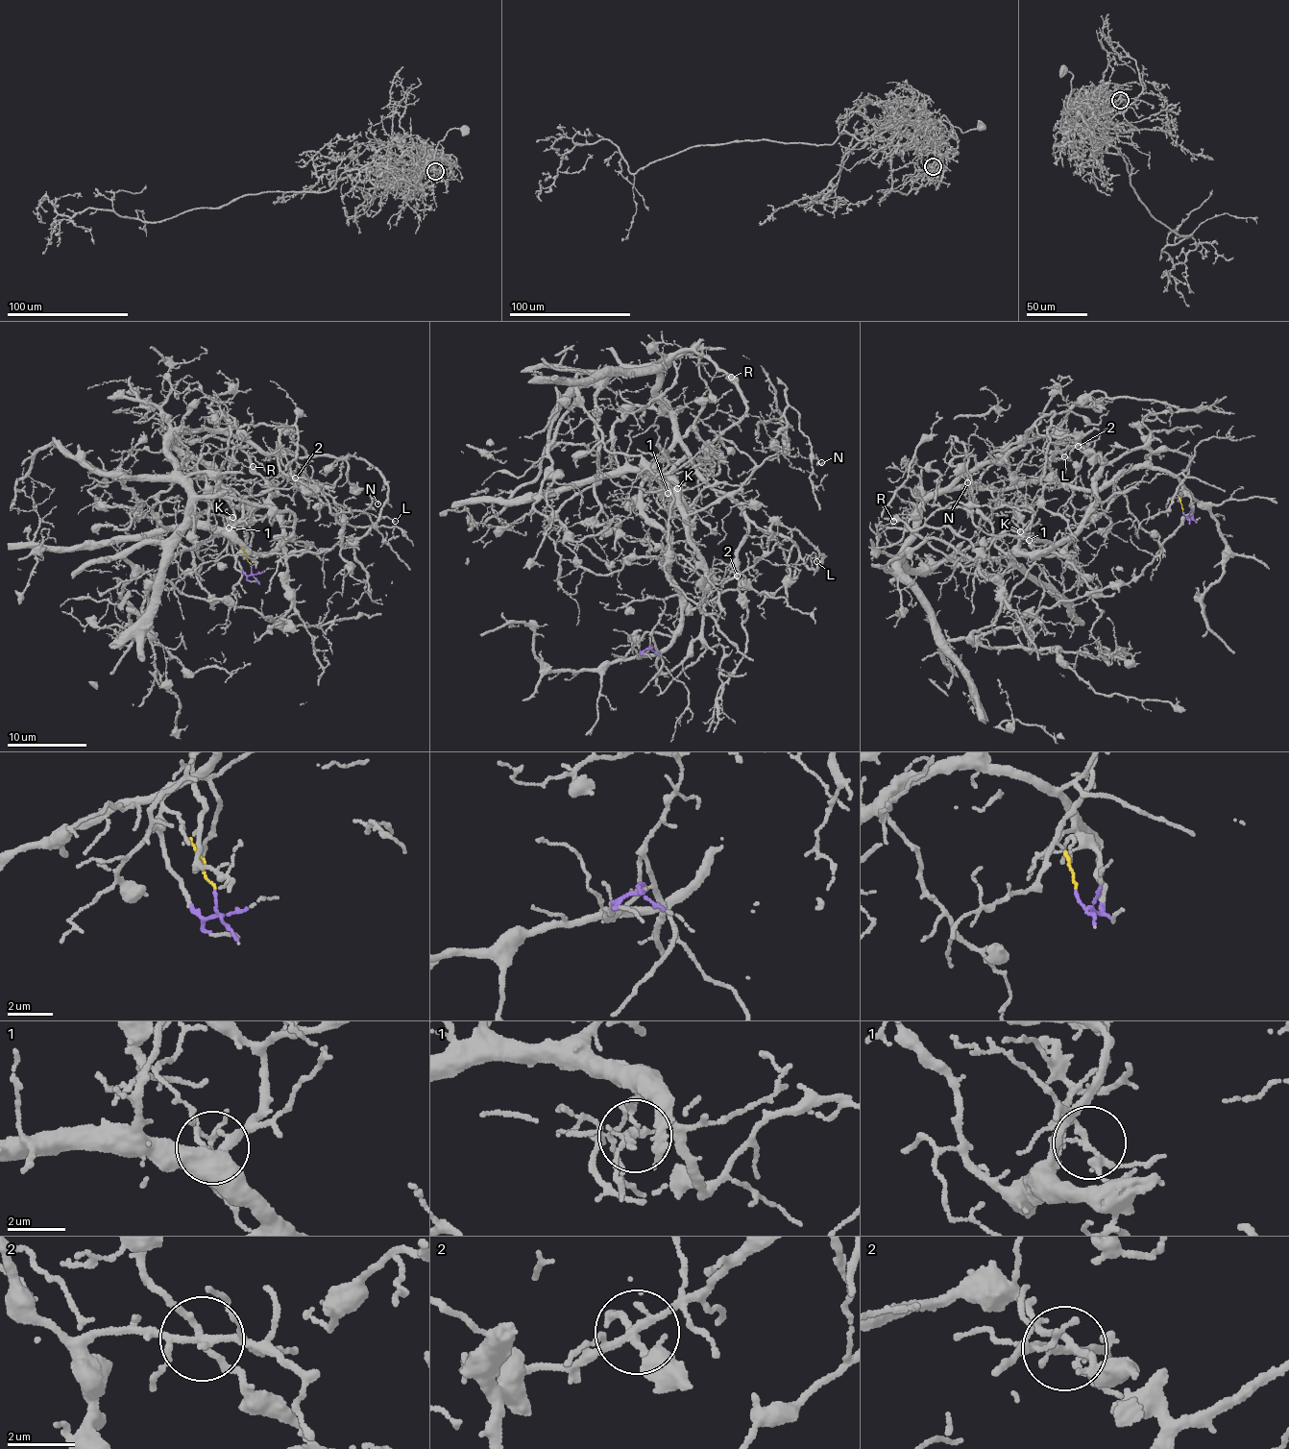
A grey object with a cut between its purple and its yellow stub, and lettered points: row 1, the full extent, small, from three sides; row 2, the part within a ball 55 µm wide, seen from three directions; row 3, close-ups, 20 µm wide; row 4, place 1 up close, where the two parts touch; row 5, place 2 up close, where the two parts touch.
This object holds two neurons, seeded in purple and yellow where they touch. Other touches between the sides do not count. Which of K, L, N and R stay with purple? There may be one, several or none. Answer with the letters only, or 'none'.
R

